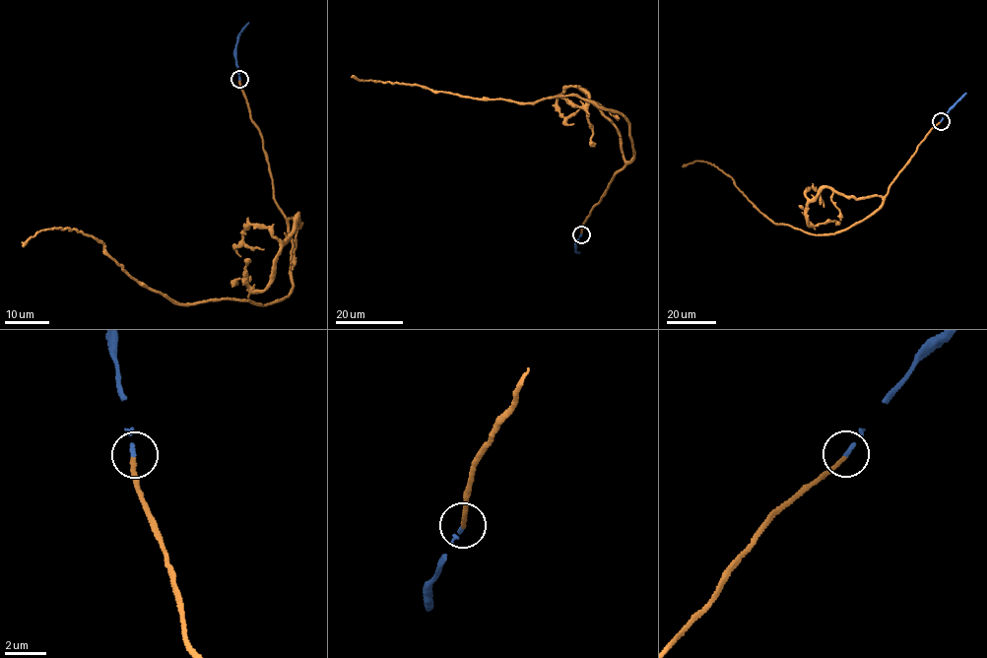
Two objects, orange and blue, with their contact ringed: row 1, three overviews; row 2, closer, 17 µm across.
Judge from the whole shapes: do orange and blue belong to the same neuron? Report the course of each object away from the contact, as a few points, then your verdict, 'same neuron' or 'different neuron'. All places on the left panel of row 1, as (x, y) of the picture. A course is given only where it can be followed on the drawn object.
orange runs (239, 80), (293, 239), (286, 297), (176, 304), (75, 230), (39, 230), (23, 246); blue runs (239, 78), (234, 54), (239, 35), (248, 23); same neuron

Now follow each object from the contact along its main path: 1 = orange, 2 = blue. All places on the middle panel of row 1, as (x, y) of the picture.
1: (581, 234), (615, 175), (634, 157), (629, 124), (622, 114), (574, 95), (518, 103), (353, 75)
2: (581, 234), (574, 244), (579, 252)

